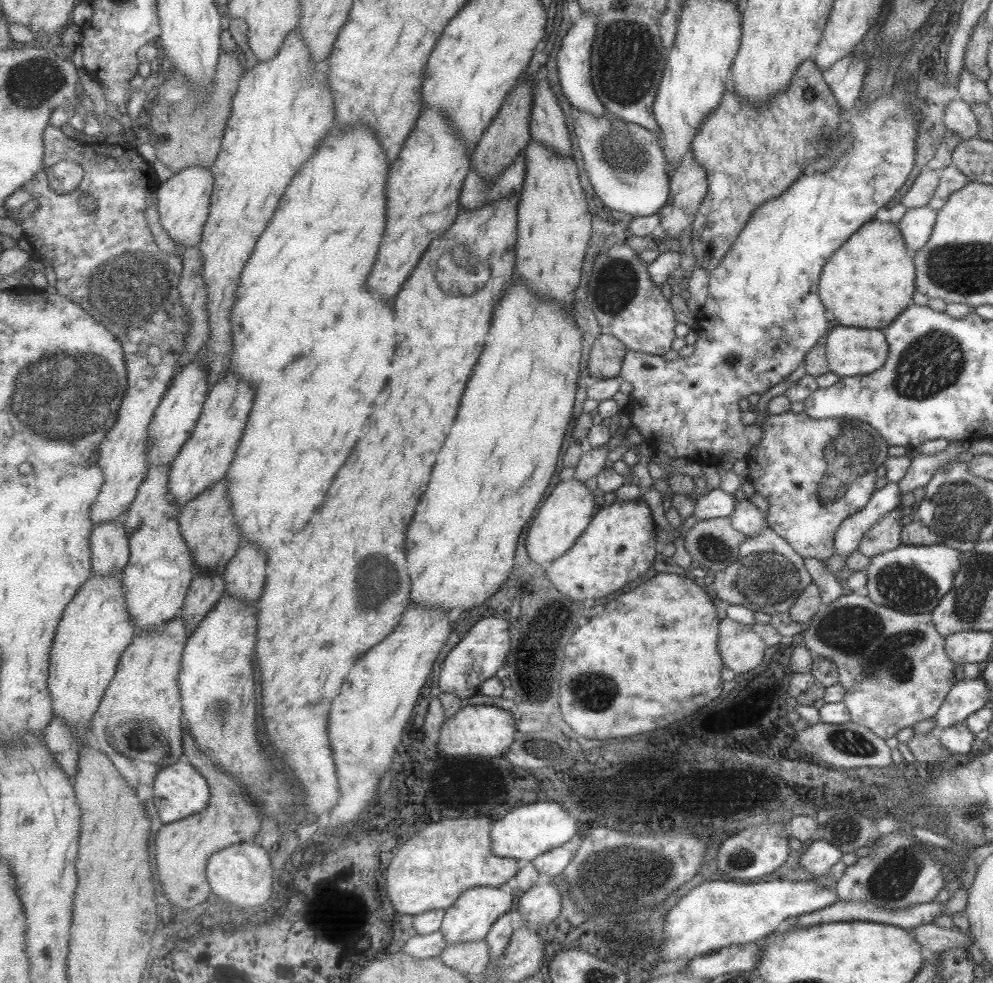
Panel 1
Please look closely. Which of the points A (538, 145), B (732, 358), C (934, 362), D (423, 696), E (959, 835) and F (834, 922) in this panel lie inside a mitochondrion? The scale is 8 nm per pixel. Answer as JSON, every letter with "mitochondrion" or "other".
{"A":"other","B":"mitochondrion","C":"mitochondrion","D":"other","E":"mitochondrion","F":"other"}

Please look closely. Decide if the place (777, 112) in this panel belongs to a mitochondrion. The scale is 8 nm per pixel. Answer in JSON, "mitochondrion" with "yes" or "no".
{"mitochondrion":"no"}

